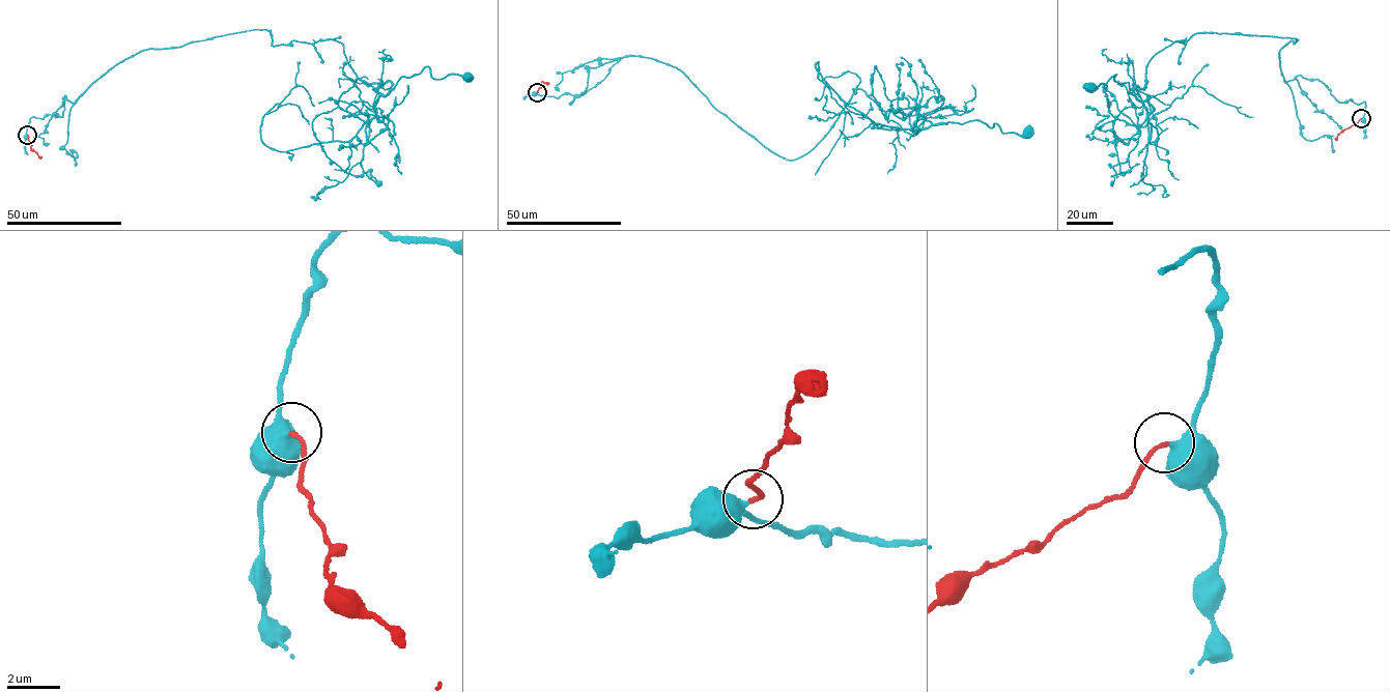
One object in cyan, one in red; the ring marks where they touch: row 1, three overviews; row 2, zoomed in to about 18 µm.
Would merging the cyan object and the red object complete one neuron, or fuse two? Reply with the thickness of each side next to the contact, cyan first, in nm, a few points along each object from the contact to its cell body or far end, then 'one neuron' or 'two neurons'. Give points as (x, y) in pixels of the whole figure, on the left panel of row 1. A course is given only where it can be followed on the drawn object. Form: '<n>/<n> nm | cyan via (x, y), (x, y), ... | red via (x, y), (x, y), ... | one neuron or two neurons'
380/140 nm | cyan via (27, 135), (131, 56), (253, 29), (273, 46), (336, 40), (357, 77), (392, 89), (426, 66), (467, 76) | red via (27, 135), (31, 148), (41, 157) | one neuron

